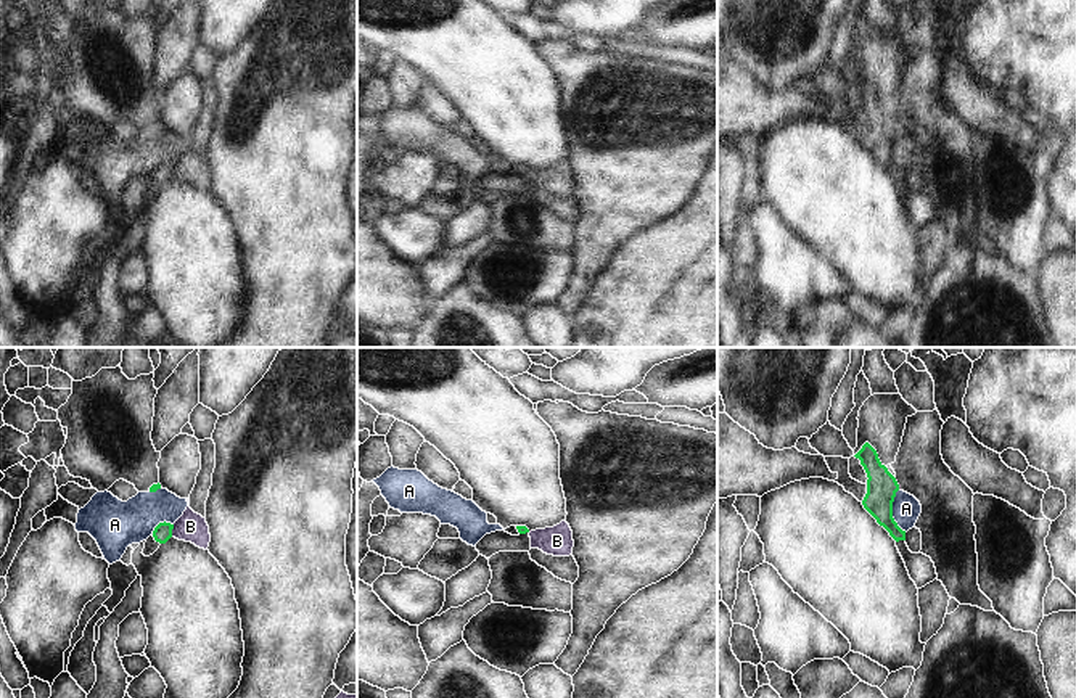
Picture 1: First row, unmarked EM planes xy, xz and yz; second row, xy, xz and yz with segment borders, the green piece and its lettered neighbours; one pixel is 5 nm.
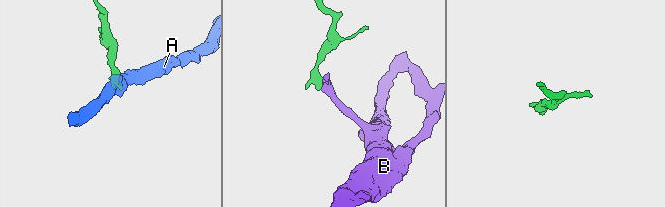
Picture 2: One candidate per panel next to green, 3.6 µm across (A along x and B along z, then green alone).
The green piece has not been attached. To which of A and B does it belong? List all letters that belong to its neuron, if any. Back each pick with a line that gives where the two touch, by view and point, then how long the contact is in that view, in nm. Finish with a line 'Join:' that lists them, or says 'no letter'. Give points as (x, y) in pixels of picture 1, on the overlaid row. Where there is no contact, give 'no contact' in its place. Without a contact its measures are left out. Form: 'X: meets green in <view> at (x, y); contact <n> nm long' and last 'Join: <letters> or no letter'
Join: no letter

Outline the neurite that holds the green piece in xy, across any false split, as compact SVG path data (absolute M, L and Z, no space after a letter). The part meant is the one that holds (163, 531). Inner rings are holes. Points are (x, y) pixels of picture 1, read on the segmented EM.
M159 523L153 534L146 539L145 542L145 548L143 548L143 555L145 556L150 556L153 555L161 544L166 544L170 537L172 537L172 529L174 529L174 524L170 523Z

